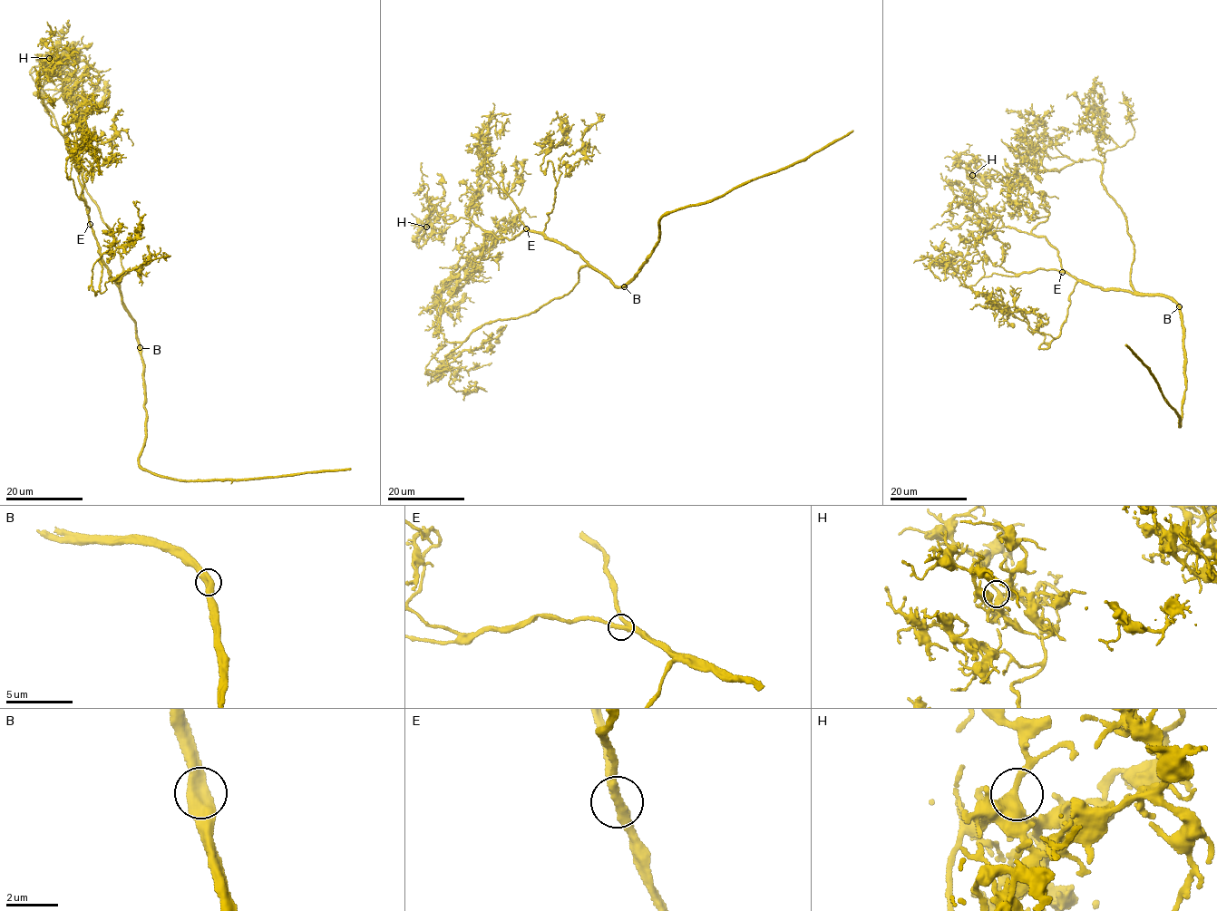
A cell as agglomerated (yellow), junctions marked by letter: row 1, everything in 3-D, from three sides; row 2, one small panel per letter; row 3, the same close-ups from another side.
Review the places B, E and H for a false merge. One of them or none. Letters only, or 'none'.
none

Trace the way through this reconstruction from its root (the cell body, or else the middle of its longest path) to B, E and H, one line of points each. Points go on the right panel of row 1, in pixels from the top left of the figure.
B: (1154, 295), (1168, 298), (1180, 306)
E: (1154, 295), (1106, 290), (1062, 272)
H: (1154, 295), (1083, 281), (1062, 268), (1044, 237), (999, 218), (972, 218), (987, 191), (972, 175)

